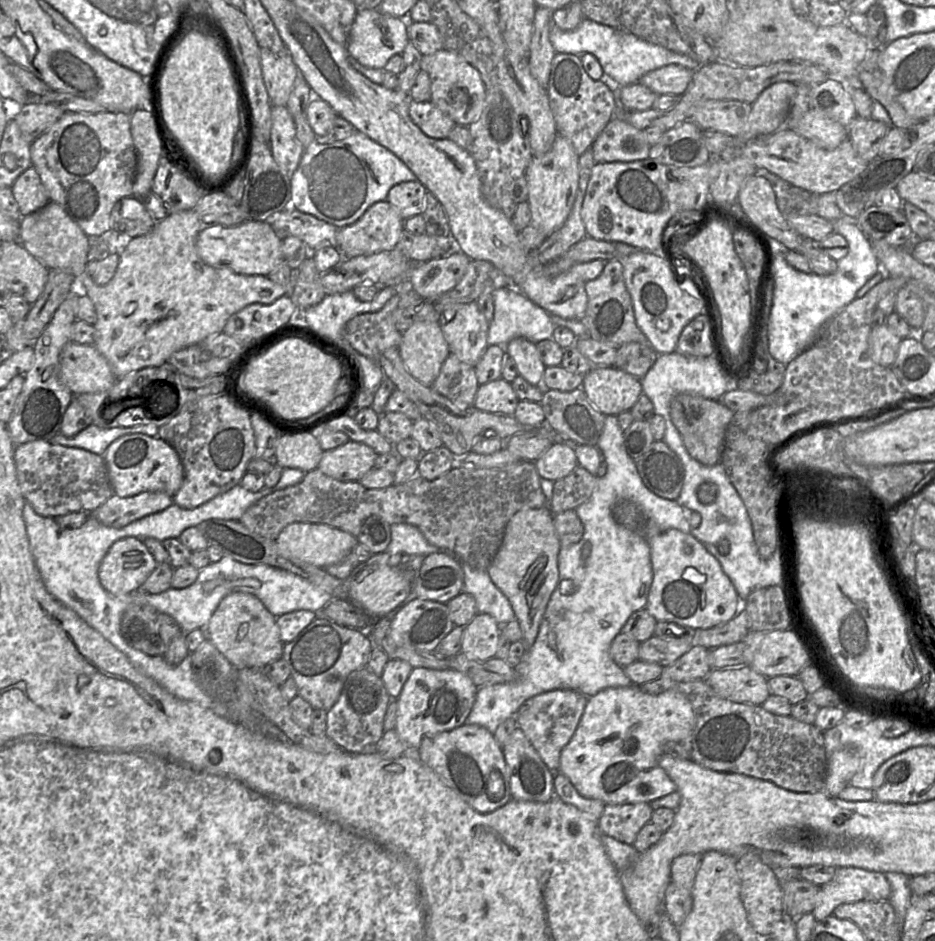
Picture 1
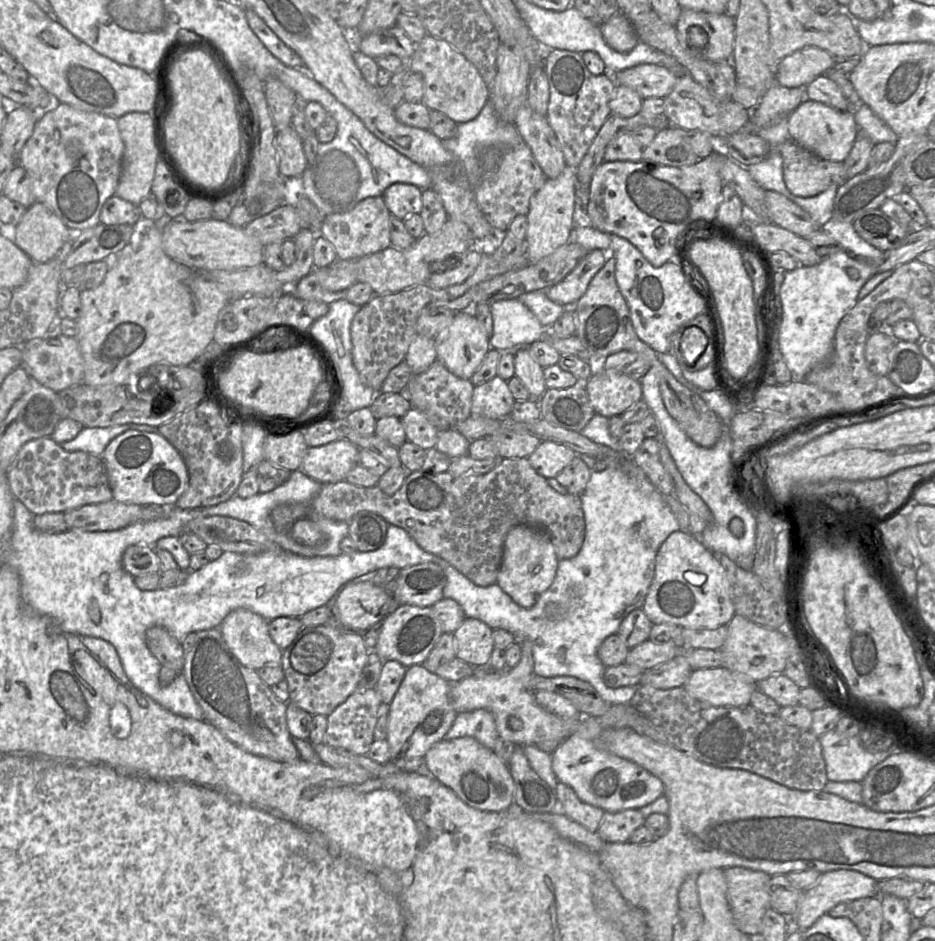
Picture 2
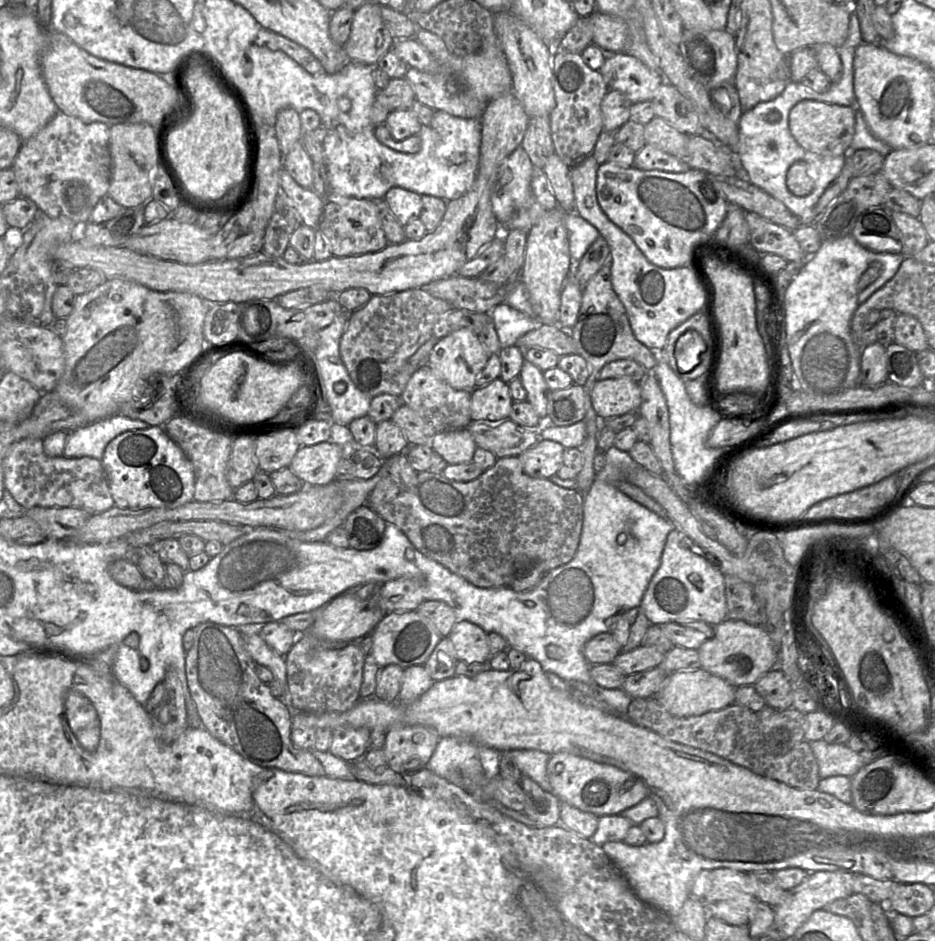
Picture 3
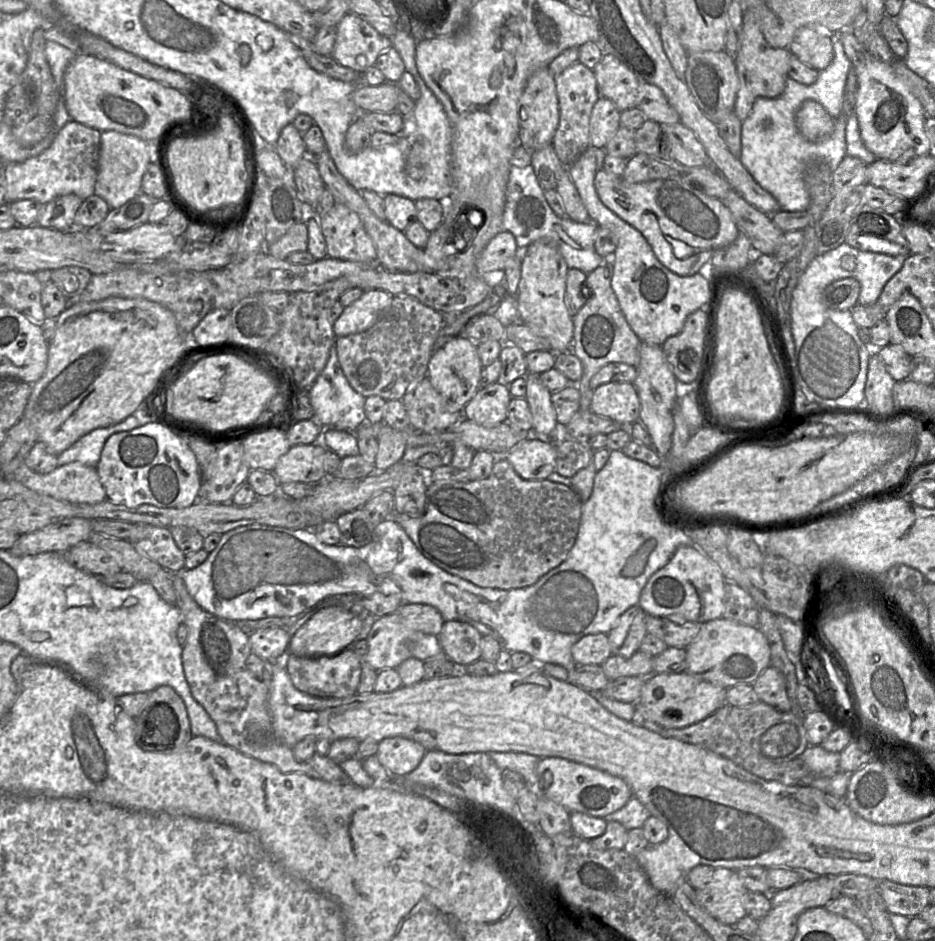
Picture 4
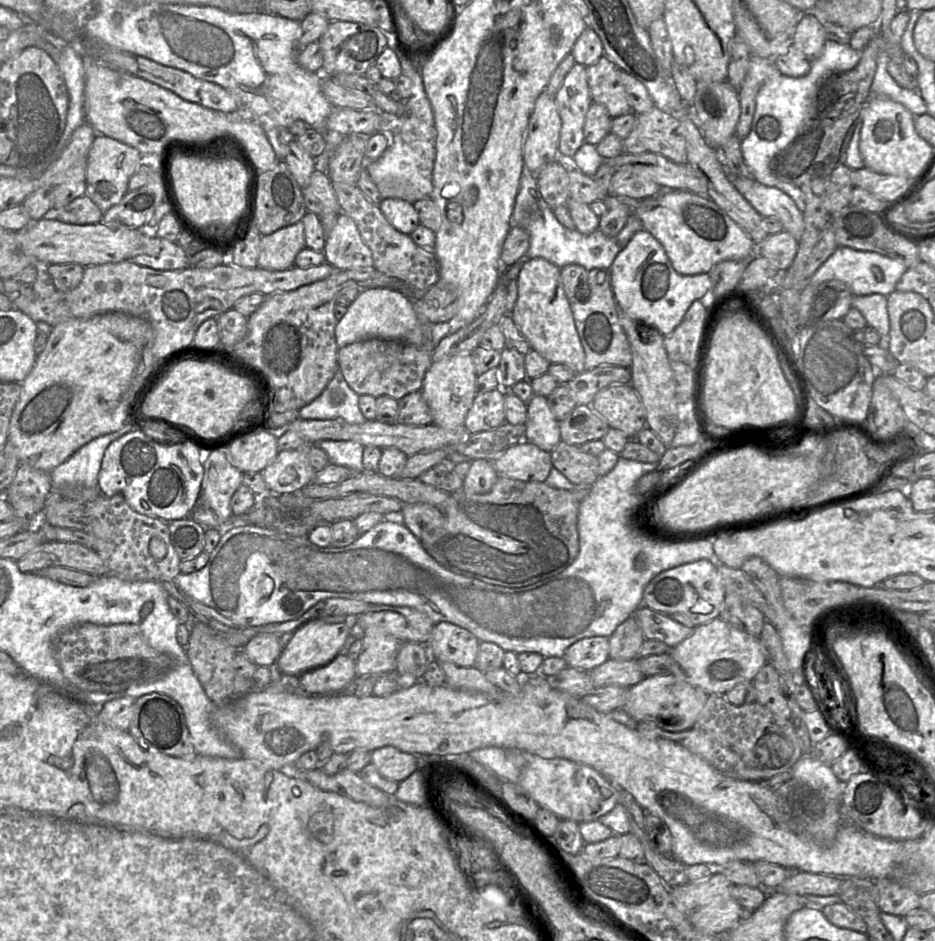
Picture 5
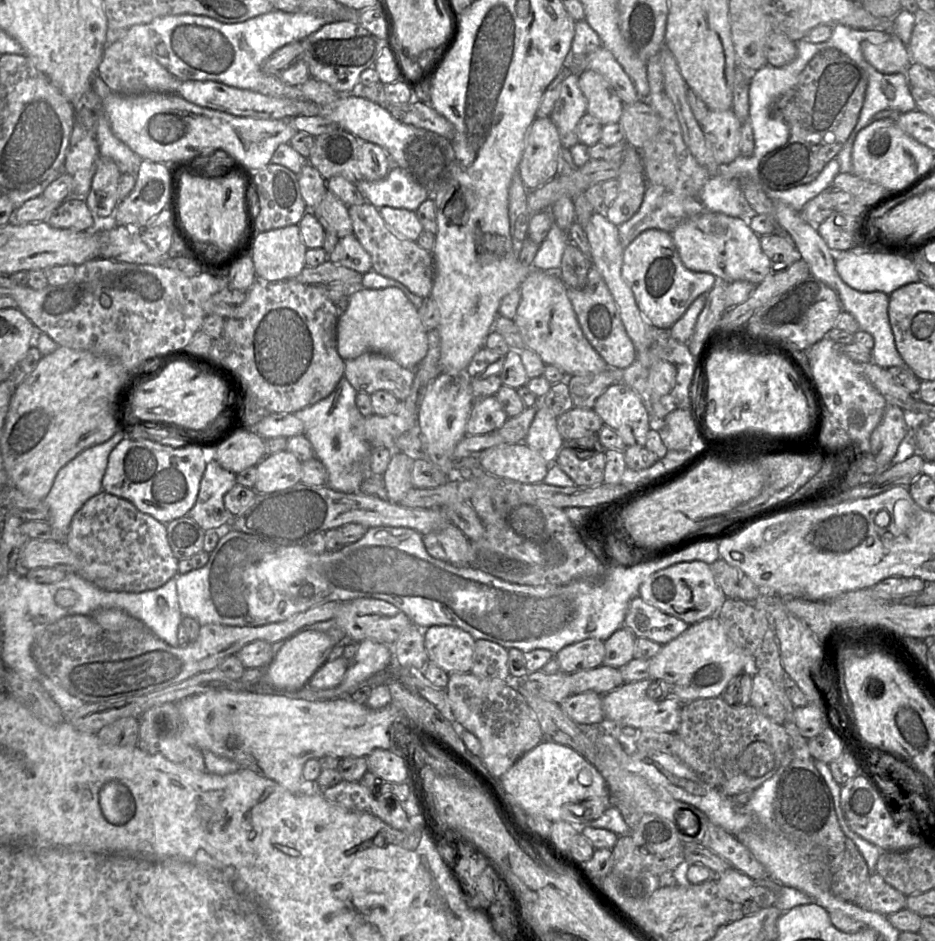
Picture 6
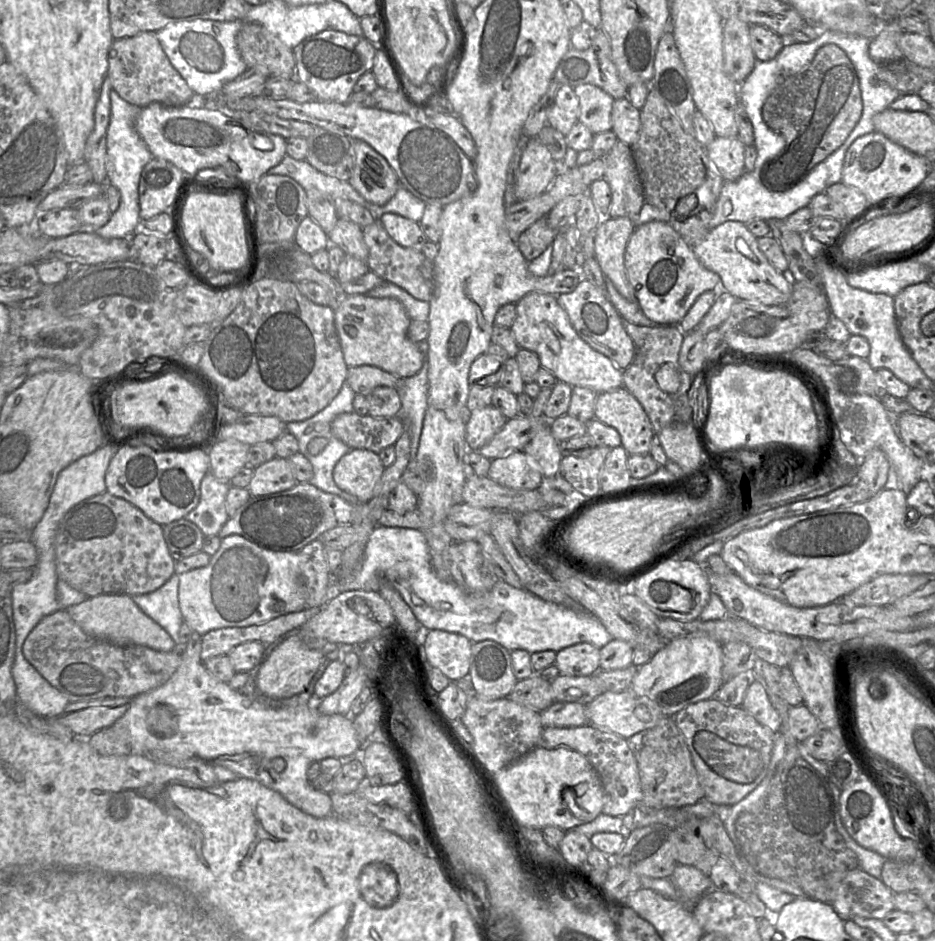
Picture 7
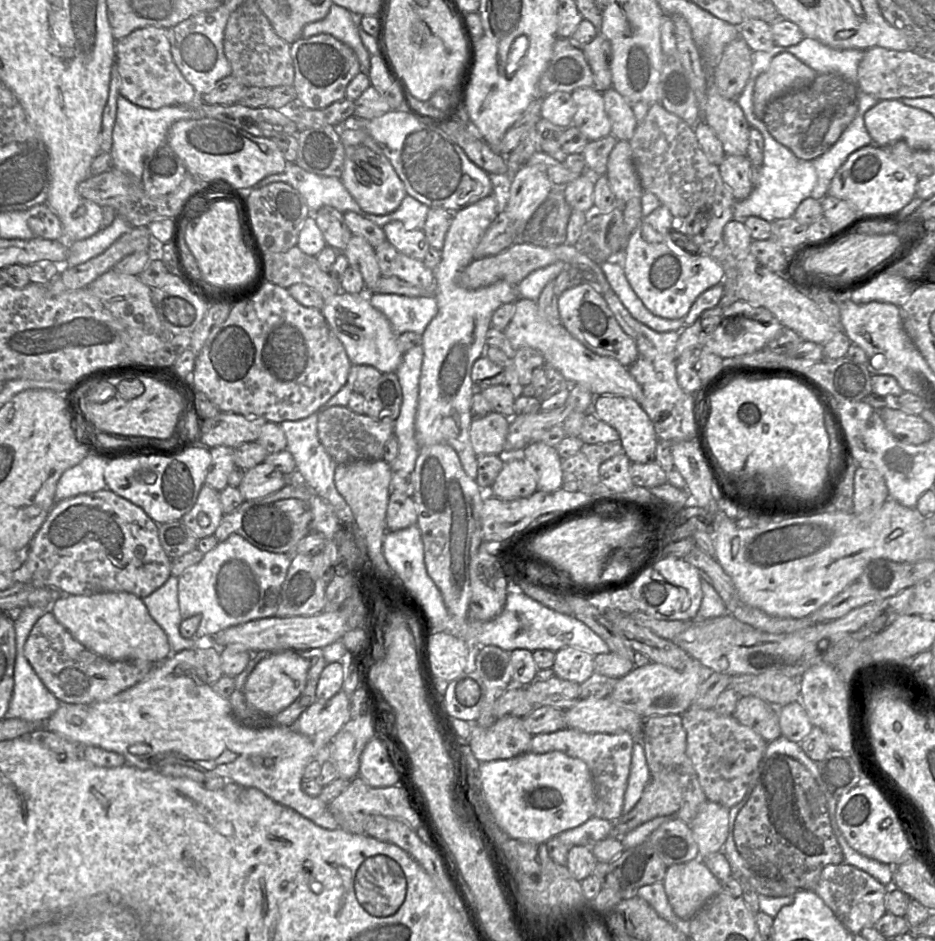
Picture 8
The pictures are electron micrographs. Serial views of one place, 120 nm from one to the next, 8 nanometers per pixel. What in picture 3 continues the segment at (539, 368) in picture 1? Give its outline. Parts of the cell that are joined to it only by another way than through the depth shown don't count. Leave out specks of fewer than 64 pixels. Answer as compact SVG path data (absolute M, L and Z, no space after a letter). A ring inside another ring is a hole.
M525 360L519 374L521 383L527 393L526 400L533 406L540 419L547 417L549 387L545 382L543 371L528 360Z

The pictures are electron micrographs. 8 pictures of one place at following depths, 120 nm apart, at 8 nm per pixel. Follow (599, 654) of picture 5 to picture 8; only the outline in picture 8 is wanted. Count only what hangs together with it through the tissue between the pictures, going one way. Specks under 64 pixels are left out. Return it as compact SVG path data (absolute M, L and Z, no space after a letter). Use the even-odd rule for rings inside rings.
M571 646L558 650L552 669L555 676L581 684L594 674L594 655Z

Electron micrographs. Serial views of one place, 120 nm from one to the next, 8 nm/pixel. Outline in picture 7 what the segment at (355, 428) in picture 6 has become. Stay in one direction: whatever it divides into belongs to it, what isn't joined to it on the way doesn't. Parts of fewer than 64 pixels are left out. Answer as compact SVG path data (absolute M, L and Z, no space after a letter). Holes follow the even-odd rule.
M344 382L338 394L324 409L303 421L286 423L286 432L292 434L297 439L299 452L304 455L313 466L314 475L310 483L324 492L339 496L352 505L360 502L355 496L341 490L333 479L335 465L341 457L347 454L351 449L341 440L333 436L330 425L337 415L354 412L353 400L355 395L356 393L351 389L349 384Z

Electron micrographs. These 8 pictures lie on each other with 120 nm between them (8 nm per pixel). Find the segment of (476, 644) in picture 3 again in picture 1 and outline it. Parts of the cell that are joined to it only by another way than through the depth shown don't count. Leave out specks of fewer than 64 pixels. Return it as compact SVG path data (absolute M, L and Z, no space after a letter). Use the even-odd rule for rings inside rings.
M477 613L463 627L460 652L473 660L487 660L495 657L500 626L491 615Z

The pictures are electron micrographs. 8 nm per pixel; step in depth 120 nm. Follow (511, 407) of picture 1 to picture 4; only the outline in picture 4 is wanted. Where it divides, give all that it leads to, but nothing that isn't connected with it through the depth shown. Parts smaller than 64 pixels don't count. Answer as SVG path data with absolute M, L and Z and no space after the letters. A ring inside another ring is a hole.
M497 381L478 389L466 404L463 417L483 427L494 427L507 421L511 399L509 387Z

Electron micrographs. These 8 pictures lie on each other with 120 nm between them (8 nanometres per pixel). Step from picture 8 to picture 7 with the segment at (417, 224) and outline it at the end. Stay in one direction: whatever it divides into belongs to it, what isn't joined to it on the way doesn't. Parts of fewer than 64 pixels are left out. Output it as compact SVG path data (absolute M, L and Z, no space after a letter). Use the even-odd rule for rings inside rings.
M399 185L395 195L382 206L365 200L365 208L376 213L394 213L419 223L426 203L413 195L402 185Z

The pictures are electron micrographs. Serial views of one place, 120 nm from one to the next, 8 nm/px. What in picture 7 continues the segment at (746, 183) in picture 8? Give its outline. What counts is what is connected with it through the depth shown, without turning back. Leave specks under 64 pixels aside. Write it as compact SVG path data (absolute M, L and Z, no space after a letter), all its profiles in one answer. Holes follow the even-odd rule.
M716 136L705 150L724 181L735 181L745 172L745 145L738 137Z

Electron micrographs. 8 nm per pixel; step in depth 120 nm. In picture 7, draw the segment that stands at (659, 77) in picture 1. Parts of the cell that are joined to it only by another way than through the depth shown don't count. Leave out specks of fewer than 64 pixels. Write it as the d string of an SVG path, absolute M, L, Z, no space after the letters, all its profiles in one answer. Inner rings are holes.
M580 84L574 87L579 99L579 122L594 135L612 130L611 112L614 98L593 84Z

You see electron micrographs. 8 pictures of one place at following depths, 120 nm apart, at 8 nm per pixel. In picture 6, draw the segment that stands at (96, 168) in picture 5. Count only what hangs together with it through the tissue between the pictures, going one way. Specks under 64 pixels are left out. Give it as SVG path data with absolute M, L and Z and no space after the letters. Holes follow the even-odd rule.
M99 157L85 202L93 216L108 217L118 205L118 181L122 173L109 158Z

